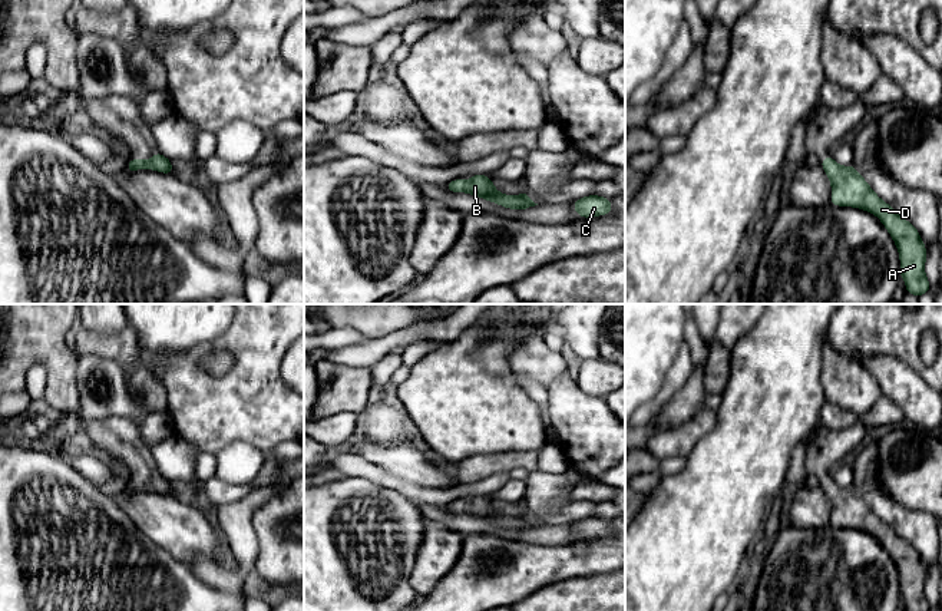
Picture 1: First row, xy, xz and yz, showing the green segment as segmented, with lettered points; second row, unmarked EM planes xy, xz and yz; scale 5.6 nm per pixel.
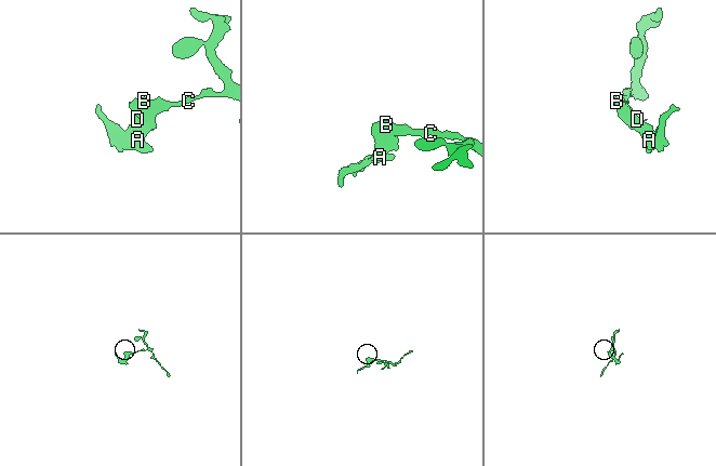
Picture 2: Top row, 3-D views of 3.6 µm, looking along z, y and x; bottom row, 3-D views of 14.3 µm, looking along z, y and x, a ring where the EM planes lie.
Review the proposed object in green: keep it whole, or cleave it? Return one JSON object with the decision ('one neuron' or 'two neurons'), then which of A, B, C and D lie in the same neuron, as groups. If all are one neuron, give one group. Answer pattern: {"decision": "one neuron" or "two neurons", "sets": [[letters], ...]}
{"decision": "one neuron", "sets": [["A", "B", "C", "D"]]}

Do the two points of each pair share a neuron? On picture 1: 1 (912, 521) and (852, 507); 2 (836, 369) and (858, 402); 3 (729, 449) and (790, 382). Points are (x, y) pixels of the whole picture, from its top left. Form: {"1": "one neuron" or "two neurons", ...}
{"1": "two neurons", "2": "one neuron", "3": "one neuron"}

